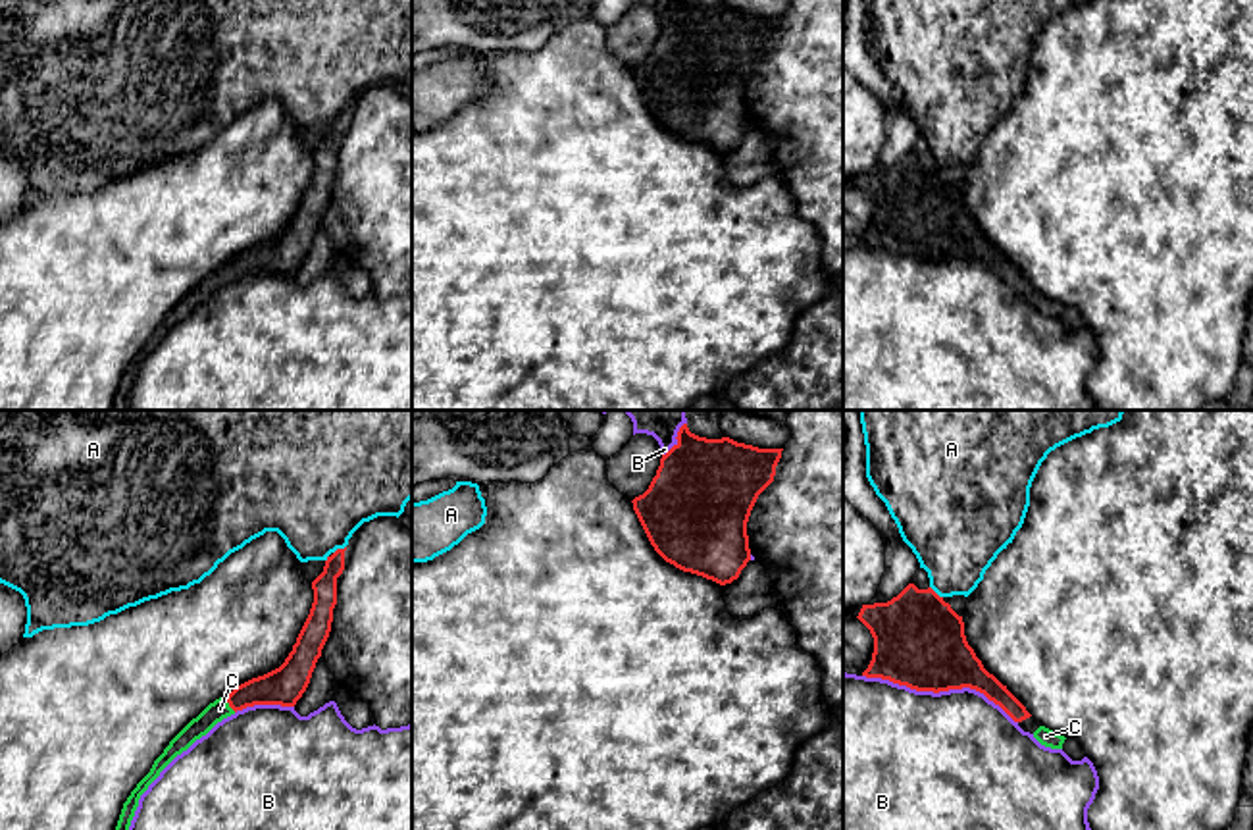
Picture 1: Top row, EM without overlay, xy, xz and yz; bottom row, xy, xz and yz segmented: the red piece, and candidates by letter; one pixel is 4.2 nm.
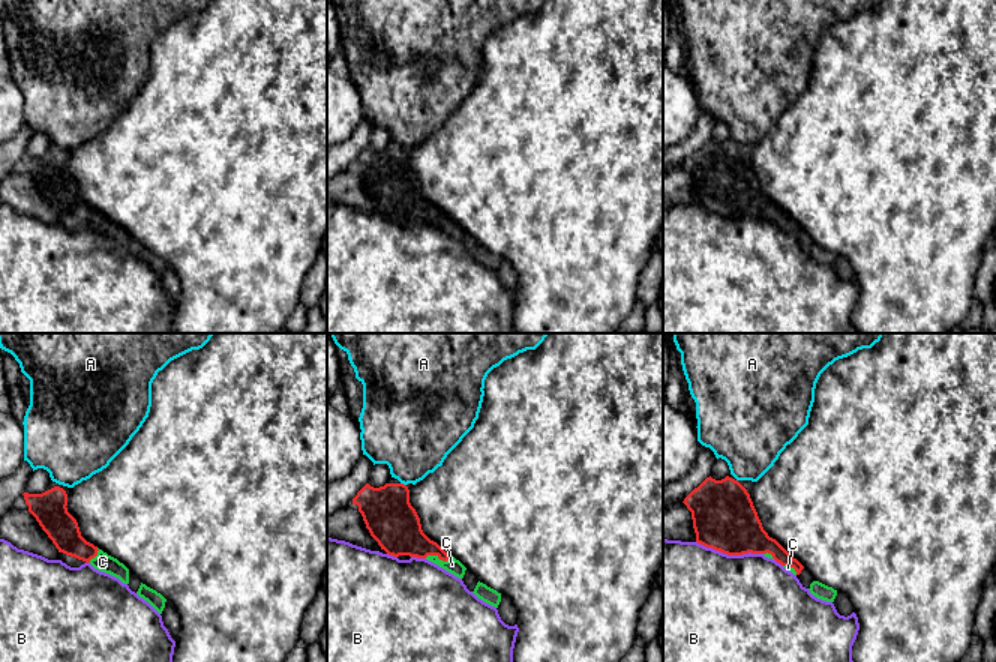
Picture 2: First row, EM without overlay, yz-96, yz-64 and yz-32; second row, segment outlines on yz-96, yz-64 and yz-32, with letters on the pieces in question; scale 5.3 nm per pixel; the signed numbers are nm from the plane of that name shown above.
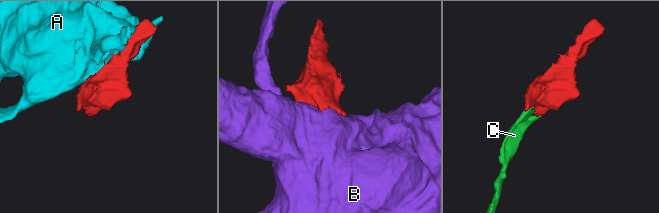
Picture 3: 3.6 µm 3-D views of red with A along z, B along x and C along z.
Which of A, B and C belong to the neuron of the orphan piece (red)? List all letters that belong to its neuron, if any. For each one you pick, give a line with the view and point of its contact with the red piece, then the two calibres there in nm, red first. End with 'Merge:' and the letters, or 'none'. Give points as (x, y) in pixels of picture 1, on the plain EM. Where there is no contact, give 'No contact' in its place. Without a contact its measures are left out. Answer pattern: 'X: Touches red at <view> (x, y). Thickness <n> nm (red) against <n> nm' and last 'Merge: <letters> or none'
C: Touches red at xy (228, 270). Thickness 160 nm (red) against 90 nm
Merge: C

